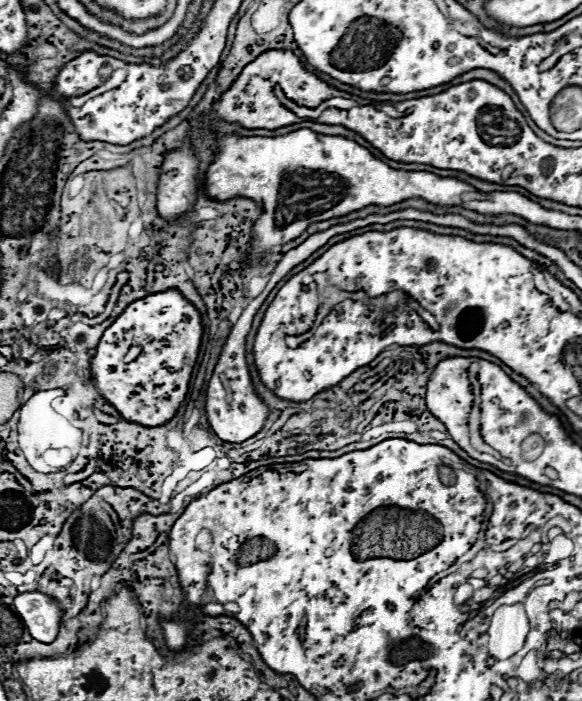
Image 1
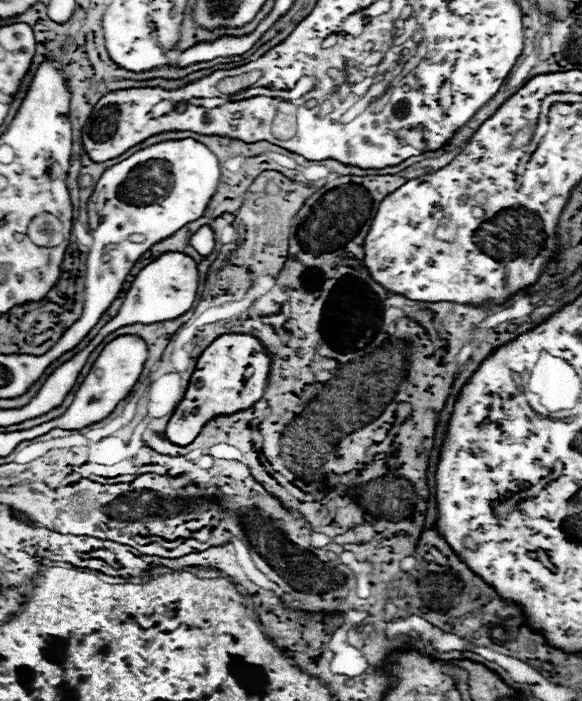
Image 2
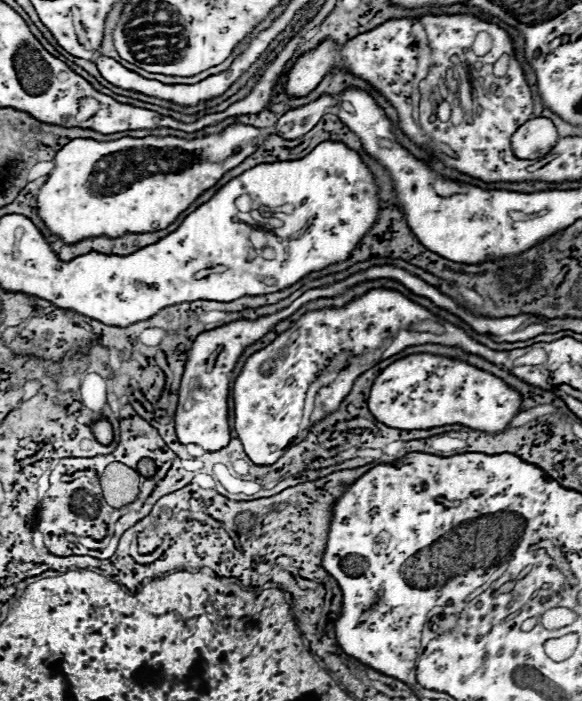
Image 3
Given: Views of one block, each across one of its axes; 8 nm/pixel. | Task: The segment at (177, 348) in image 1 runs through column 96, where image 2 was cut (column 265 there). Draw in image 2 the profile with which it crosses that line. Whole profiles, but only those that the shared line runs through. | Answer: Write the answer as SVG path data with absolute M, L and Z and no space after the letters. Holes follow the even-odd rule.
M252 334L218 336L198 358L196 370L188 384L188 390L166 424L166 438L172 444L186 446L198 436L202 426L208 420L212 420L212 416L234 414L234 412L250 408L254 402L258 402L262 398L262 394L268 386L270 364L272 364L270 352L256 336L252 336ZM246 366L254 366L254 374L250 378L242 376Z

